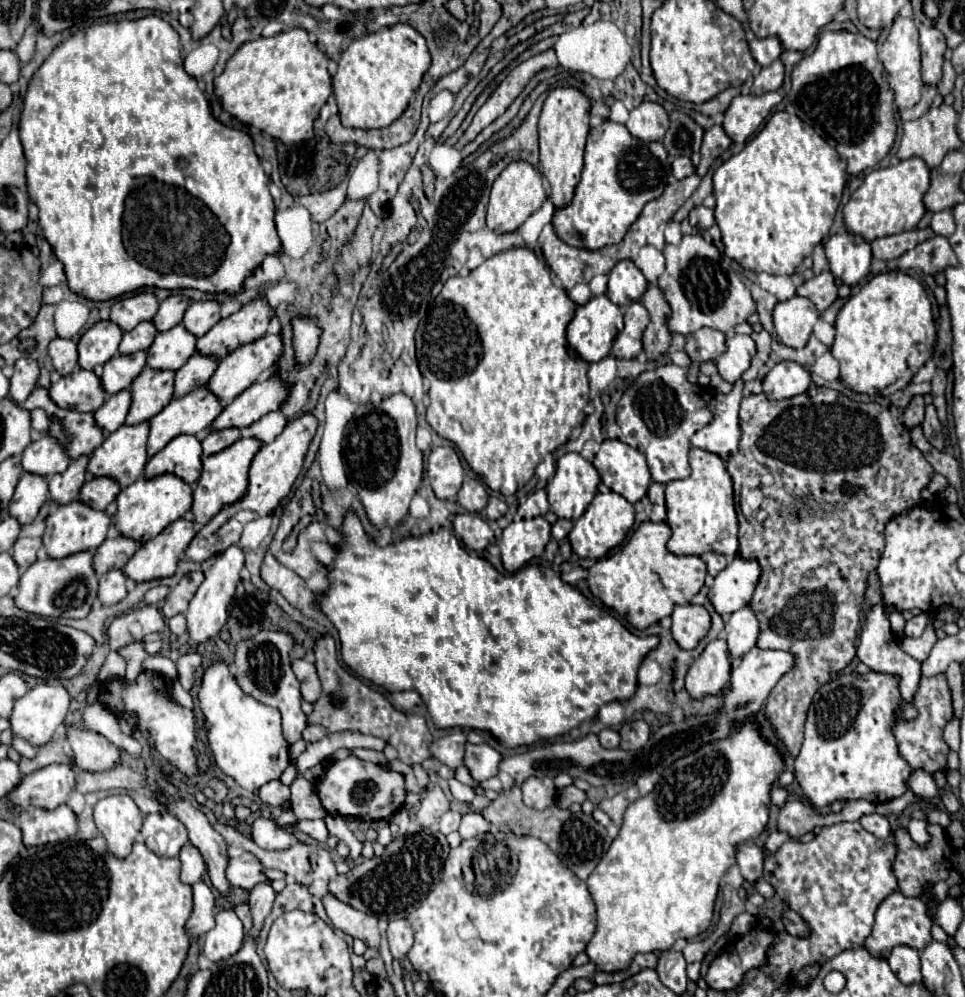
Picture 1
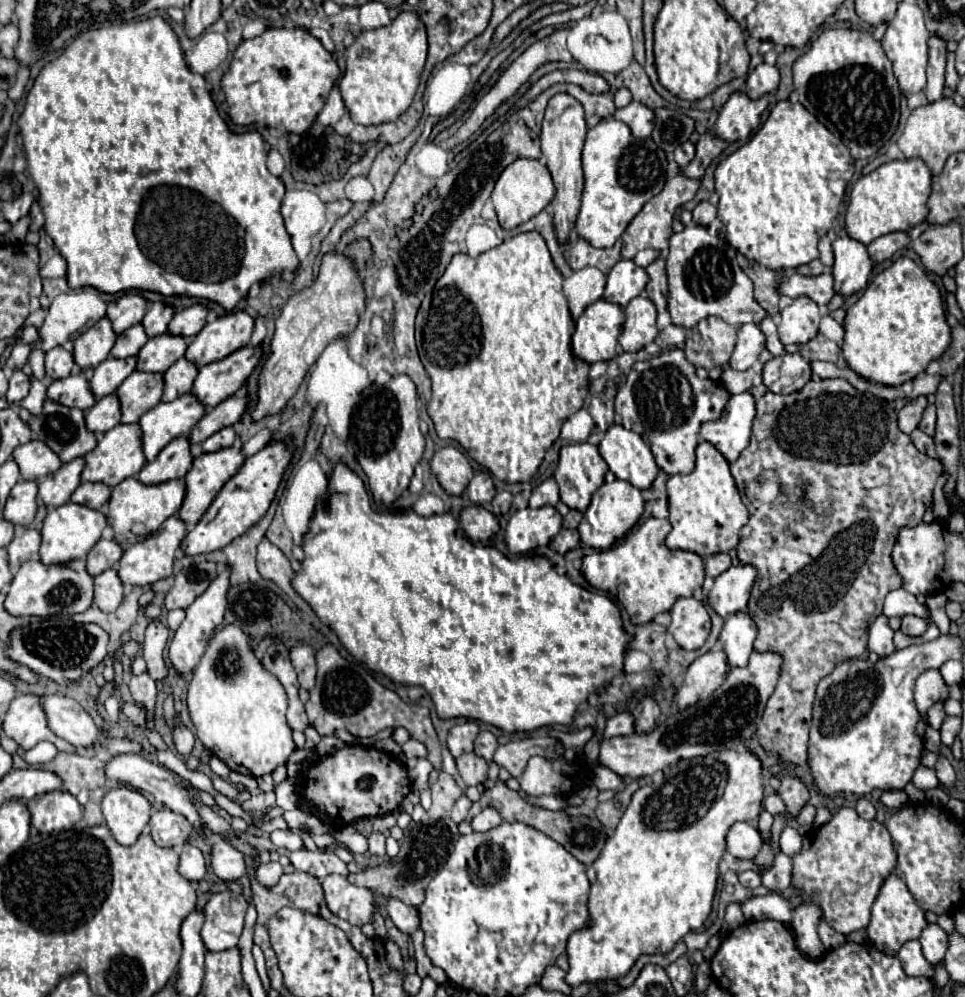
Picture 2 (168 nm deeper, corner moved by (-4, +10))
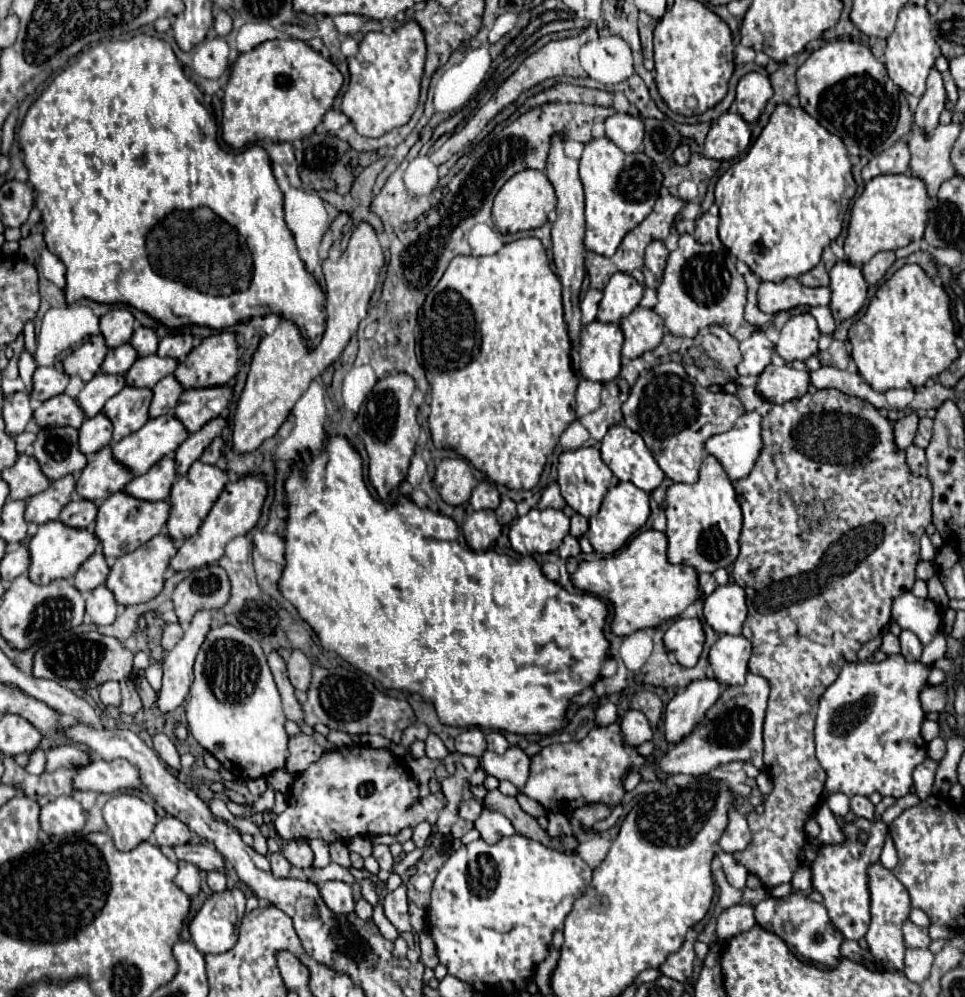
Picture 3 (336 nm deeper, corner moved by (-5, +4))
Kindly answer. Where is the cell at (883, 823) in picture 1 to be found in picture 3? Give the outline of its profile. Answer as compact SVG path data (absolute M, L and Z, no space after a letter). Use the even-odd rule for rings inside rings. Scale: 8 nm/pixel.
M855 795L855 797L851 797L851 811L853 811L857 817L865 817L865 819L873 821L873 811L875 811L875 807L873 807L873 803L869 801L869 797L865 797L865 795Z

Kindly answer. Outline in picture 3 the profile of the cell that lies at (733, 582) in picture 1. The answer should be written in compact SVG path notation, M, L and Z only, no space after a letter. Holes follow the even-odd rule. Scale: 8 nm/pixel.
M737 583L717 587L705 599L703 615L717 635L741 635L741 627L747 617L745 591Z

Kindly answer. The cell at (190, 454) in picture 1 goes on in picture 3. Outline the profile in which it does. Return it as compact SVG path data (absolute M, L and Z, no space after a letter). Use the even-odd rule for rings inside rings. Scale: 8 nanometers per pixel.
M163 457L145 475L133 477L125 485L125 493L143 501L167 501L169 487L175 481L175 463L171 457Z

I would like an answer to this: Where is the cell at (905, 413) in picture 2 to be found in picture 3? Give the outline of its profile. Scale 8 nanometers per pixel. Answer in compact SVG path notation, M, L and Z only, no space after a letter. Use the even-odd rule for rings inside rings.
M915 413L903 417L895 423L893 435L895 435L895 445L899 449L907 449L913 443L913 437L917 433L917 423L919 423L919 417Z

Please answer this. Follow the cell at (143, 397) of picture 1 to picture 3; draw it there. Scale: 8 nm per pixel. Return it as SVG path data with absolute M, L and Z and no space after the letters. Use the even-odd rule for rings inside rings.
M125 387L105 403L103 413L113 423L115 443L125 435L141 429L149 421L151 399L153 399L153 393L149 389Z

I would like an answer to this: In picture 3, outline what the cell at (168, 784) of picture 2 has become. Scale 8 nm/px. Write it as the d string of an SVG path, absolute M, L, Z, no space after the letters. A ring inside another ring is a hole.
M95 759L89 765L77 769L73 777L73 789L77 791L95 791L95 793L115 793L119 789L135 789L141 785L141 779L137 775L137 769L131 763L125 763L125 759L115 759L115 761L101 761Z

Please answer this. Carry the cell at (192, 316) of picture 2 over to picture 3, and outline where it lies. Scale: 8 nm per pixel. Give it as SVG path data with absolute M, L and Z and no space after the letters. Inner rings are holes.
M169 335L159 341L157 355L159 357L173 357L181 361L189 351L193 349L193 337L191 335Z

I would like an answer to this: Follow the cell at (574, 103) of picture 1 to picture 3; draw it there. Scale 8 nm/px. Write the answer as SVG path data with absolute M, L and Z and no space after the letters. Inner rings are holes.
M555 135L553 143L551 143L549 159L547 159L547 177L555 189L555 195L557 195L557 221L553 223L553 231L551 231L551 235L553 235L553 263L555 263L559 281L563 285L565 323L567 323L567 331L569 331L569 337L571 337L571 343L575 349L579 343L581 329L583 329L581 309L579 309L579 293L581 293L581 285L585 279L585 267L583 267L585 215L583 215L583 185L581 185L579 171L577 171L579 161L565 157L563 145L565 145L565 141L561 139L561 135Z

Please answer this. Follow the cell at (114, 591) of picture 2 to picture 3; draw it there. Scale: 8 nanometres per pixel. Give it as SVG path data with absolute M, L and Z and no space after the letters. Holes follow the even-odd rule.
M105 585L93 589L85 595L85 613L93 625L111 625L115 621L117 603Z

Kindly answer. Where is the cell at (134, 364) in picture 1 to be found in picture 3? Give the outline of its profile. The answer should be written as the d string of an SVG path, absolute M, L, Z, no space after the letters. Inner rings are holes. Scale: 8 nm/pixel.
M97 373L91 381L85 383L85 387L79 391L75 401L83 409L85 417L93 417L93 415L101 413L107 399L117 395L123 387L125 387L125 377L123 375Z

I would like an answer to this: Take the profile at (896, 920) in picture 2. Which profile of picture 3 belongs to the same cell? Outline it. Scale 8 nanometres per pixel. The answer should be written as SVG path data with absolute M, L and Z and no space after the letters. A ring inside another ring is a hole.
M871 863L867 867L867 877L869 877L869 893L871 893L871 923L869 931L865 935L869 951L877 963L883 965L885 971L903 971L903 953L905 953L905 943L901 935L901 923L909 917L909 895L905 887L899 883L899 879L885 869L881 863Z

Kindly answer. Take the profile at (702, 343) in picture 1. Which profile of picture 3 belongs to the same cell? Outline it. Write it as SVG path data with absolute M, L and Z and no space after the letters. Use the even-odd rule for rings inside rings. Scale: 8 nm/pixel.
M709 325L699 331L695 337L693 347L683 355L683 367L689 377L697 379L703 387L711 385L725 385L729 381L737 381L737 365L741 363L741 351L739 351L739 341L731 337L723 327L719 325Z

